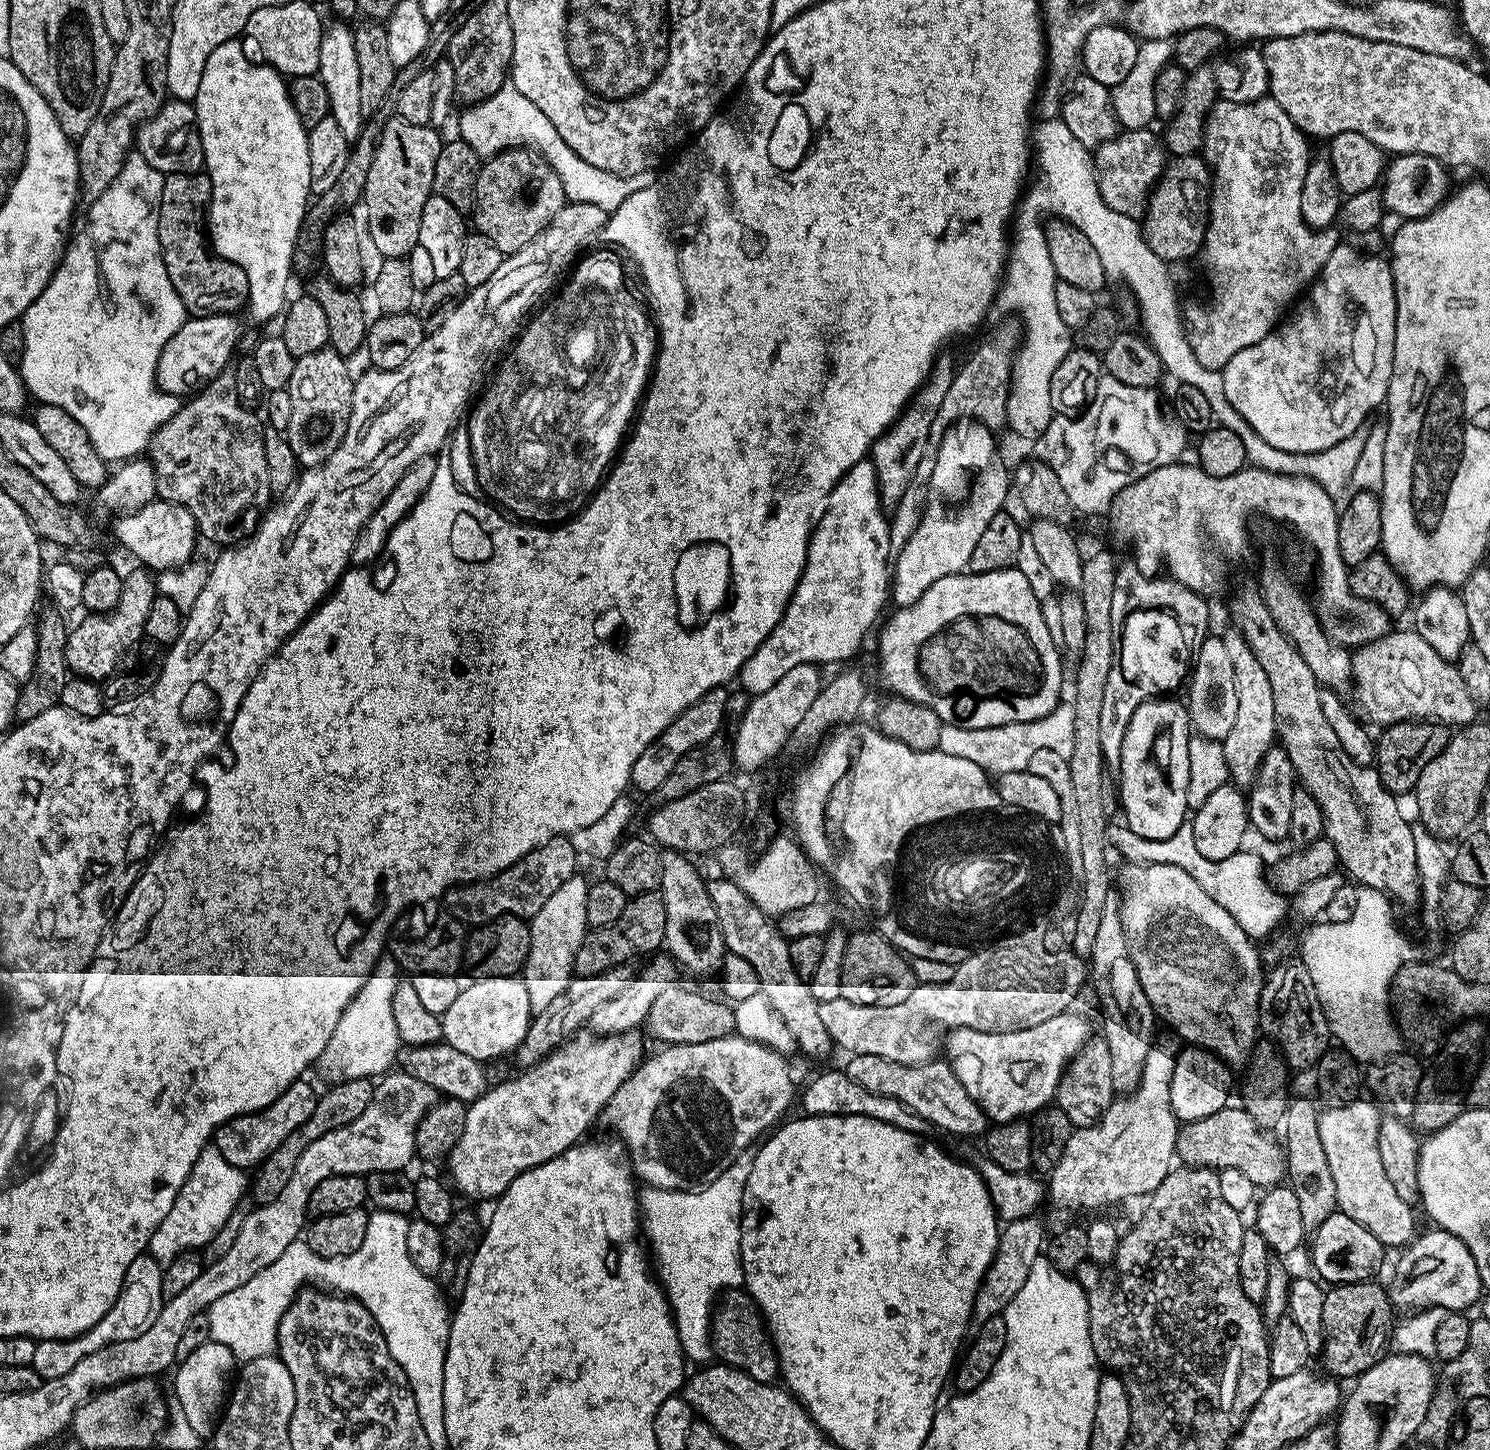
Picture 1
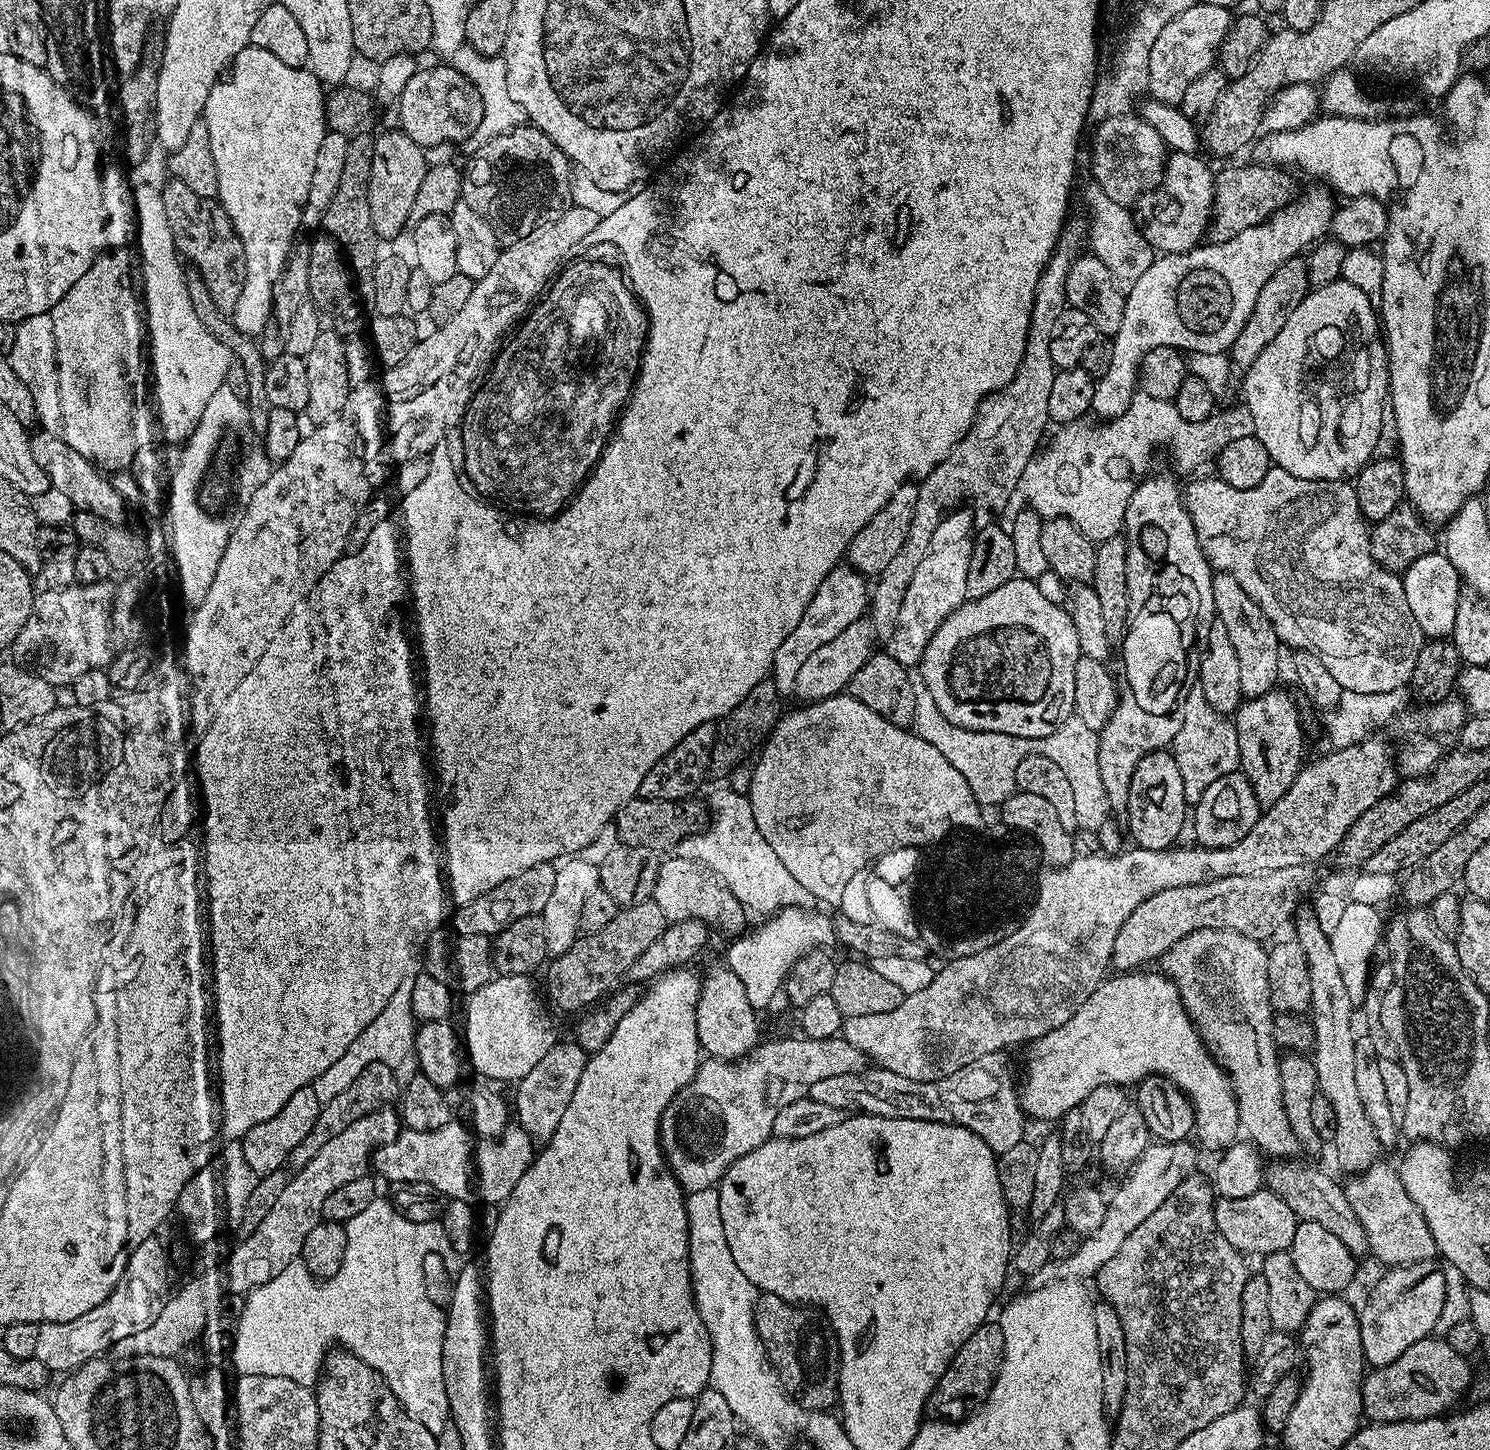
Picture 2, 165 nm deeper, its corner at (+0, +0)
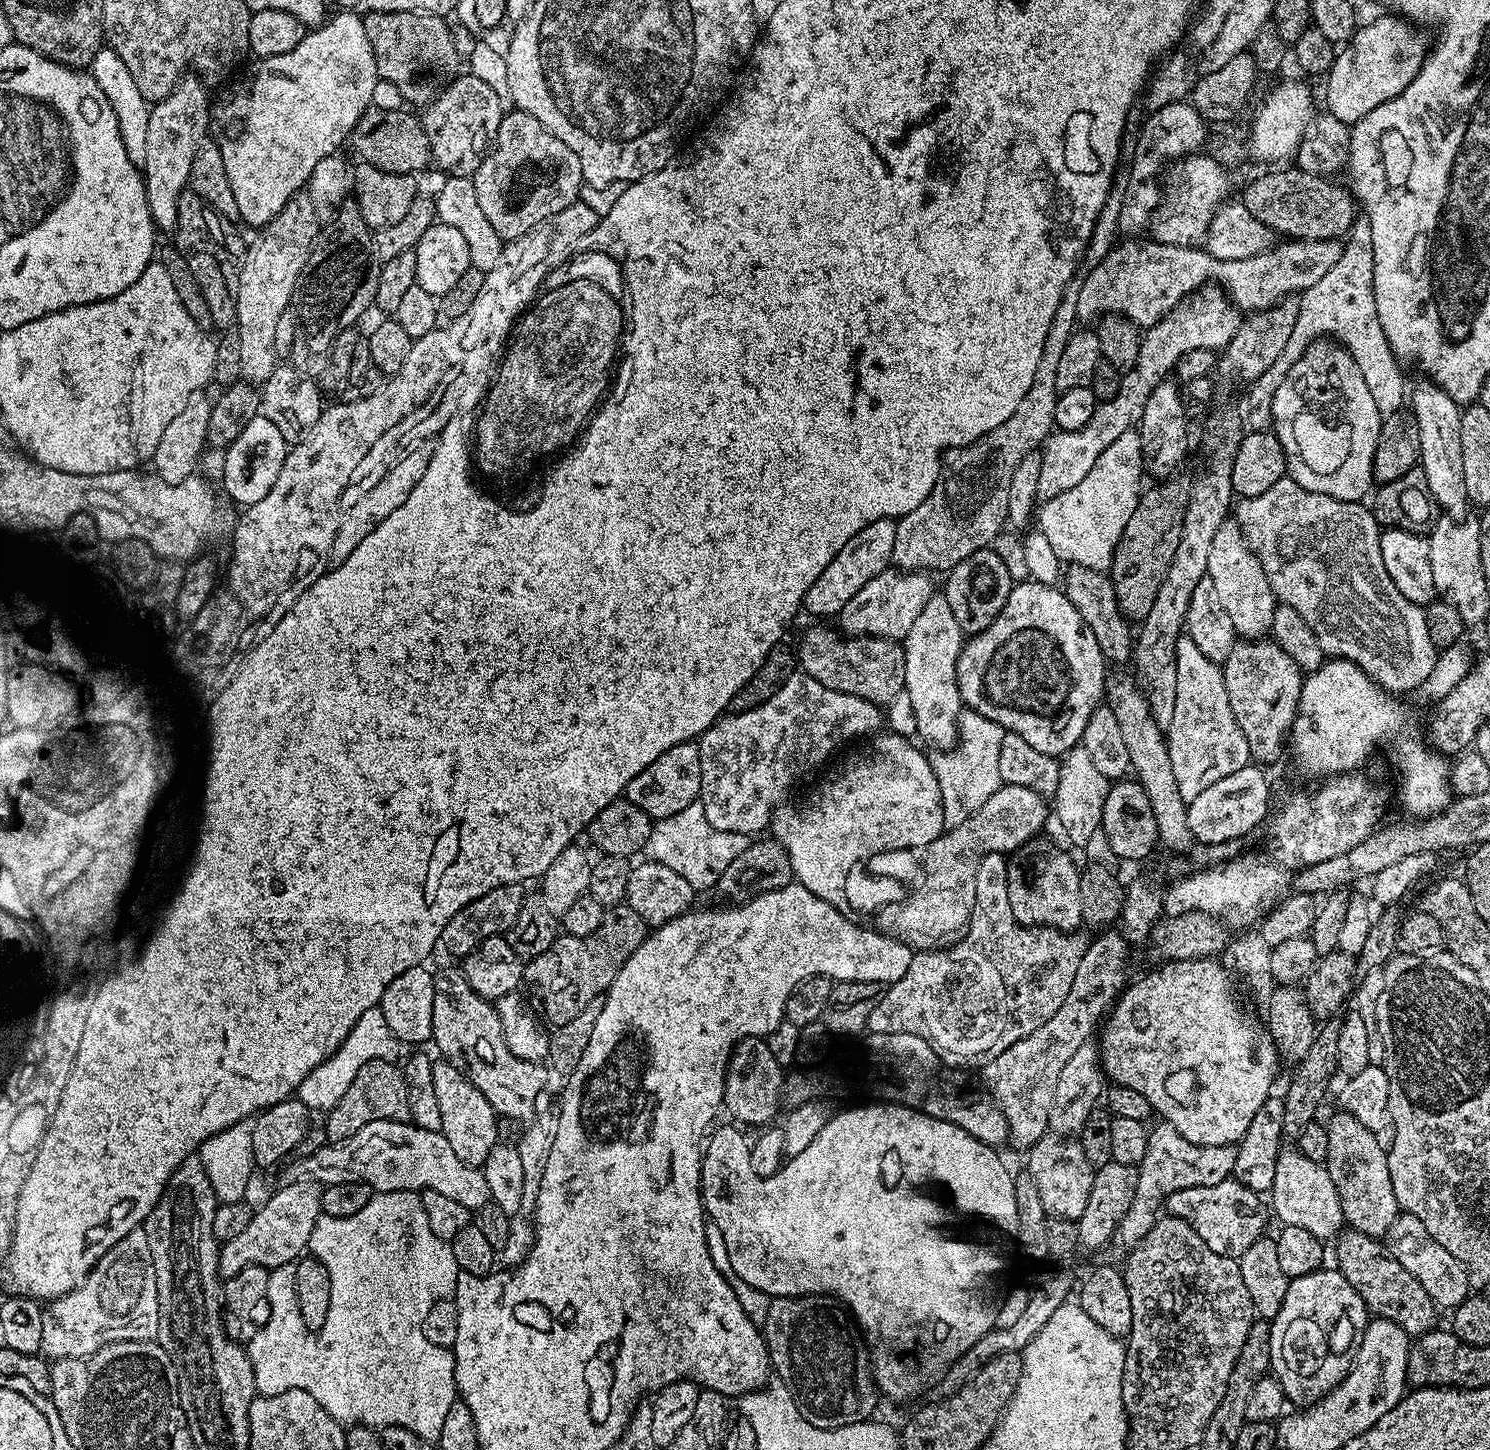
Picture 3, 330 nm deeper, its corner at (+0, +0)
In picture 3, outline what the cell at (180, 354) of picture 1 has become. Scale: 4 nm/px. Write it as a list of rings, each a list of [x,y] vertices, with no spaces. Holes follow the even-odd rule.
[[[337,11],[333,16],[336,16],[333,20],[331,17],[327,22],[313,27],[311,31],[305,34],[302,42],[298,42],[298,46],[294,46],[294,50],[290,50],[290,54],[278,54],[277,56],[266,56],[257,59],[255,61],[256,69],[253,70],[248,84],[236,84],[233,88],[226,89],[217,100],[215,97],[215,107],[210,112],[210,136],[220,148],[222,162],[226,166],[226,178],[230,178],[230,190],[234,190],[234,202],[238,202],[240,220],[243,223],[248,223],[252,230],[263,228],[264,225],[269,224],[279,214],[282,206],[286,206],[286,202],[290,202],[290,198],[307,185],[310,178],[310,170],[314,170],[314,166],[318,166],[318,162],[322,158],[341,151],[340,147],[346,144],[346,141],[351,137],[354,126],[362,118],[362,114],[368,111],[372,103],[372,95],[374,94],[378,77],[376,75],[374,54],[370,46],[370,38],[366,38],[364,21],[354,12]]]

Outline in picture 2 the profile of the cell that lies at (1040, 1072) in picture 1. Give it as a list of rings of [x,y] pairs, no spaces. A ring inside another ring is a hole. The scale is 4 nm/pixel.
[[[1128,970],[1123,974],[1112,974],[1116,976],[1109,975],[1101,980],[1090,998],[1086,998],[1086,1002],[1078,1006],[1070,1022],[1050,1030],[1050,1034],[1042,1038],[1031,1041],[1027,1049],[1028,1061],[1024,1064],[1024,1084],[1022,1080],[1018,1088],[1020,1104],[1031,1119],[1033,1116],[1036,1120],[1060,1122],[1065,1114],[1079,1109],[1084,1099],[1104,1084],[1136,1086],[1149,1076],[1166,1076],[1192,1101],[1195,1139],[1200,1139],[1208,1148],[1225,1150],[1237,1142],[1236,1132],[1241,1131],[1236,1096],[1232,1093],[1232,1081],[1200,1039],[1196,1025],[1182,1006],[1182,998],[1174,982],[1159,971],[1148,971],[1152,970]]]

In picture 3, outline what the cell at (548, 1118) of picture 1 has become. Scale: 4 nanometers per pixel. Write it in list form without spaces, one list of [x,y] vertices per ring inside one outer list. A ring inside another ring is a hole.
[[[379,1120],[370,1122],[370,1126],[362,1126],[362,1130],[358,1130],[358,1134],[354,1134],[346,1142],[328,1142],[325,1145],[325,1148],[302,1157],[297,1164],[289,1163],[287,1179],[292,1182],[315,1182],[321,1186],[357,1180],[369,1184],[376,1192],[419,1193],[429,1188],[438,1190],[438,1194],[446,1194],[446,1198],[454,1198],[454,1202],[462,1202],[462,1206],[469,1210],[479,1210],[482,1205],[489,1203],[490,1186],[486,1184],[483,1171],[462,1162],[462,1158],[458,1158],[454,1150],[450,1150],[450,1142],[446,1142],[440,1131],[422,1130],[415,1124],[402,1120]]]

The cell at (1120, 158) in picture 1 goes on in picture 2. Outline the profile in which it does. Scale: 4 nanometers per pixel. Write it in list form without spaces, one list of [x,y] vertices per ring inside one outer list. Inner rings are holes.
[[[1172,152],[1164,165],[1162,186],[1140,194],[1134,203],[1132,215],[1139,232],[1154,251],[1160,254],[1182,254],[1205,239],[1214,216],[1215,199],[1214,168],[1196,152]],[[1180,216],[1185,216],[1185,220],[1180,220]]]

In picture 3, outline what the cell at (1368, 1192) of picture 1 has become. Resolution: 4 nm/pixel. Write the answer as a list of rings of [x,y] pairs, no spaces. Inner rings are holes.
[[[1407,1214],[1397,1215],[1396,1220],[1388,1228],[1386,1245],[1390,1255],[1422,1284],[1433,1304],[1441,1309],[1457,1308],[1470,1294],[1470,1277],[1467,1268],[1457,1262],[1454,1254],[1446,1250],[1446,1246],[1434,1242],[1430,1230],[1426,1230],[1426,1226],[1418,1222],[1418,1218]]]

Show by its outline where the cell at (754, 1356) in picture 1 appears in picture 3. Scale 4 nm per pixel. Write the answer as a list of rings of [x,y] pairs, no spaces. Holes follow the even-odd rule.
[[[773,1296],[767,1301],[762,1331],[768,1347],[768,1358],[783,1383],[789,1385],[796,1397],[798,1410],[819,1428],[841,1428],[854,1422],[869,1419],[876,1408],[878,1389],[867,1359],[856,1364],[856,1340],[852,1337],[854,1321],[847,1308],[830,1296]]]

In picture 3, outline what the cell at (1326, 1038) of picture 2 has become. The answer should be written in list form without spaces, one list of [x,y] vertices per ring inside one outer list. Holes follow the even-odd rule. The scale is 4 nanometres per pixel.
[[[1345,1110],[1338,1112],[1326,1124],[1330,1138],[1326,1167],[1330,1182],[1334,1182],[1338,1190],[1347,1227],[1371,1237],[1387,1237],[1389,1226],[1397,1218],[1398,1205],[1394,1198],[1394,1186],[1390,1182],[1390,1166],[1385,1145],[1362,1122],[1358,1122],[1358,1118]]]

